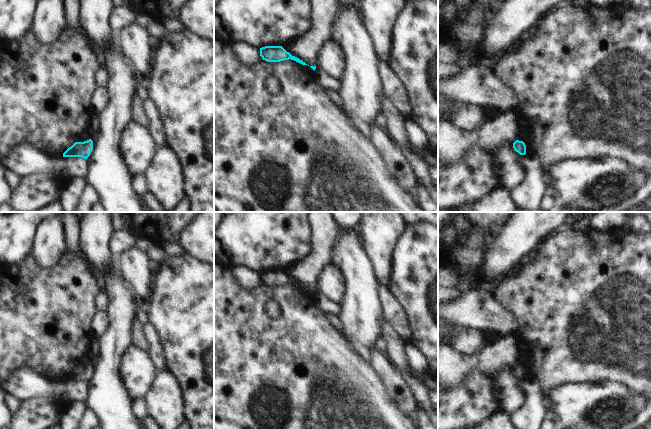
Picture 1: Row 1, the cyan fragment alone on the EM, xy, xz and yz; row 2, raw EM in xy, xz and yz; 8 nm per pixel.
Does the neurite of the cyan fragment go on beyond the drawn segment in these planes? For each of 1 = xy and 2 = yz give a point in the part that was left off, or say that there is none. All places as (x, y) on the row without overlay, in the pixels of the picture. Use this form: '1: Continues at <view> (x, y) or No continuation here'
1: No continuation here
2: No continuation here.

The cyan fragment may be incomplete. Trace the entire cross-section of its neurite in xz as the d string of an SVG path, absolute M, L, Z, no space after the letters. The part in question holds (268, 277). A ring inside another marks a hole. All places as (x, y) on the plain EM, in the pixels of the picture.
M265 270L260 272L260 280L267 286L280 286L284 284L294 284L302 289L307 289L299 282L292 280L282 270Z

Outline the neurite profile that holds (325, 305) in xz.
M316 290L315 301L317 303L318 309L324 314L332 314L338 316L341 306L340 304L331 301L326 298L323 294Z

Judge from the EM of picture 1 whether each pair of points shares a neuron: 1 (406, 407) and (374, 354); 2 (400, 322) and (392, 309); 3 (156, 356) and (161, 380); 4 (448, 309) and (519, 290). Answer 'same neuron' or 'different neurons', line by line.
1: same neuron
2: same neuron
3: different neurons
4: different neurons

